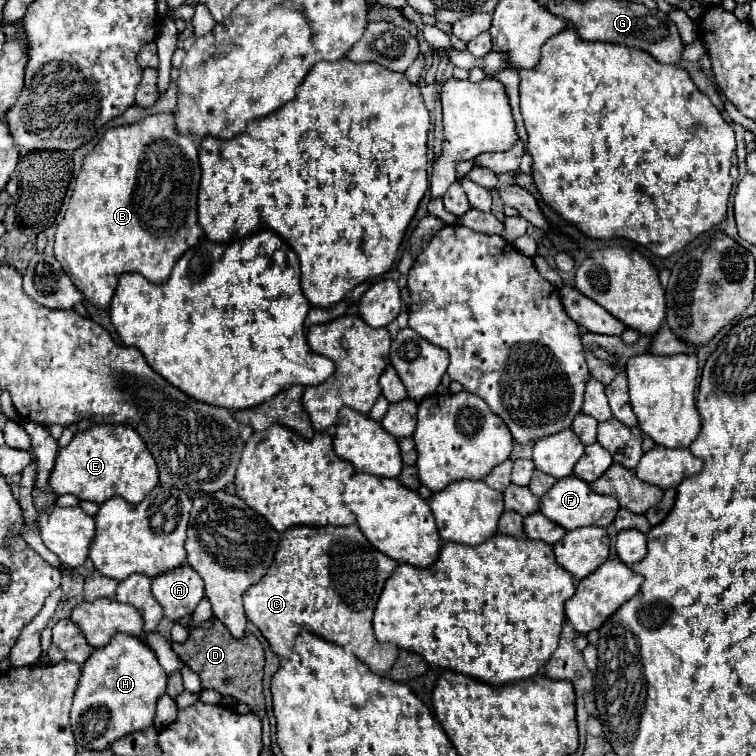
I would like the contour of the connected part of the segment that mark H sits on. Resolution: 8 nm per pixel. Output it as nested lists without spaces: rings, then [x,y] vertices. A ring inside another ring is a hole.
[[[116,634],[108,646],[92,652],[82,666],[82,678],[72,706],[76,742],[88,750],[106,750],[116,740],[150,728],[156,716],[156,702],[166,694],[166,684],[168,676],[152,650],[134,636]]]

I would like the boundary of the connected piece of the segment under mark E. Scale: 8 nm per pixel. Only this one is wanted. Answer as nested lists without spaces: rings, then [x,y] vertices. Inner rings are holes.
[[[100,424],[76,432],[72,442],[58,450],[48,484],[58,496],[74,494],[80,500],[96,504],[120,496],[136,504],[158,484],[158,470],[152,454],[148,454],[148,448],[132,428],[124,424]]]

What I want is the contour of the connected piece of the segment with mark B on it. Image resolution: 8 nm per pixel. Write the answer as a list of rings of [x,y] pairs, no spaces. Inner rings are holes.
[[[174,112],[108,128],[88,152],[66,216],[56,230],[54,256],[84,298],[108,308],[122,272],[140,272],[154,284],[170,278],[176,260],[204,240],[196,220],[200,164],[196,140],[176,130]]]

